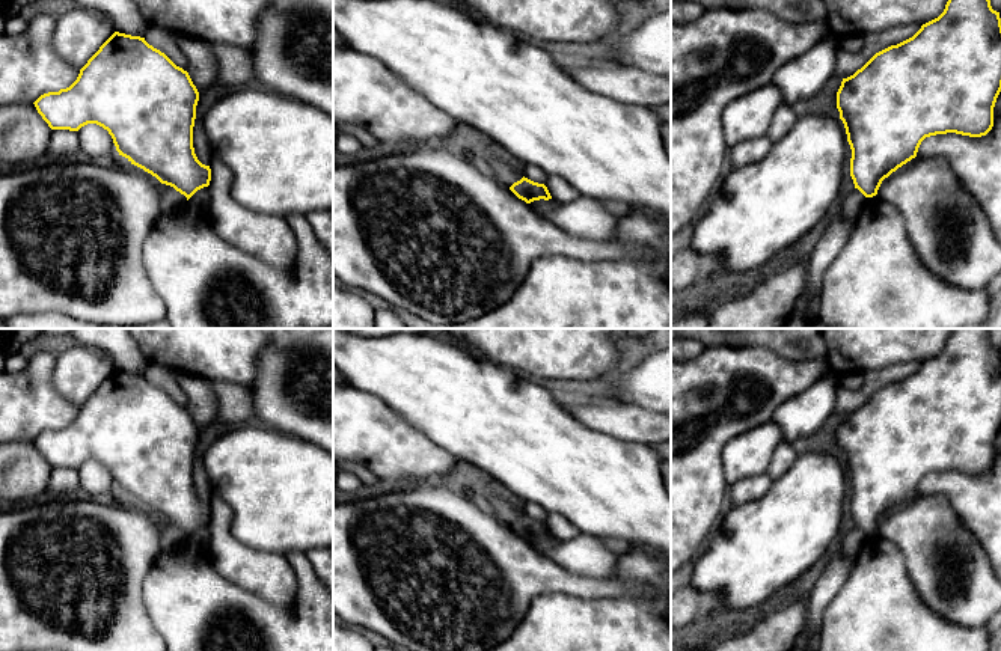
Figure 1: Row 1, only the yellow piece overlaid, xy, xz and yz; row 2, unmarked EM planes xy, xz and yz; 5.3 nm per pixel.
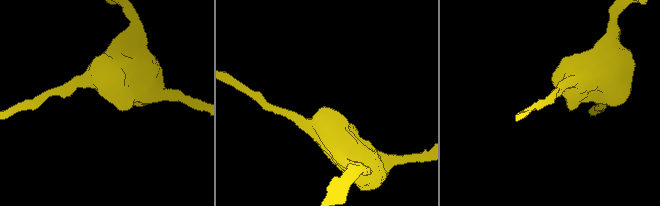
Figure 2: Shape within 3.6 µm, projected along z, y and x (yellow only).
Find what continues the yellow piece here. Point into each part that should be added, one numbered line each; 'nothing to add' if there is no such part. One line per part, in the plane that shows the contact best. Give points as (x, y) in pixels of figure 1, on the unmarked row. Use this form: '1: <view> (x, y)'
nothing to add

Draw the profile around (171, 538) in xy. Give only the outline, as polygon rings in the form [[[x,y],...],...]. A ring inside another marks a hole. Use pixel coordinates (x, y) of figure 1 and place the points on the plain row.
[[[163,521],[161,523],[161,538],[160,549],[163,552],[176,550],[178,546],[187,538],[184,532],[176,529],[173,524]]]

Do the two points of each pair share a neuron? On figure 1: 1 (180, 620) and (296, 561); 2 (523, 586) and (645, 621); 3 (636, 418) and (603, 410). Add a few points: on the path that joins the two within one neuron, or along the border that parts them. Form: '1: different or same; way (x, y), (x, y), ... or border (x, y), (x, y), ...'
1: same; way (223, 611), (297, 621), (305, 605)
2: different; border (584, 597), (540, 594), (523, 618)
3: same; way (629, 418), (611, 418)

